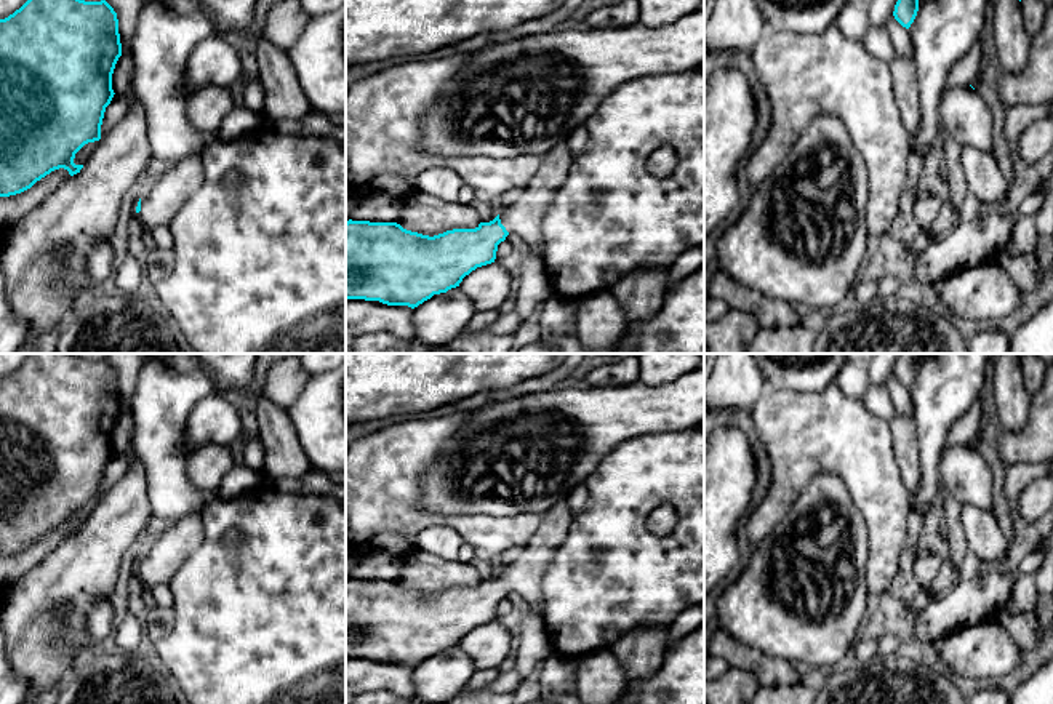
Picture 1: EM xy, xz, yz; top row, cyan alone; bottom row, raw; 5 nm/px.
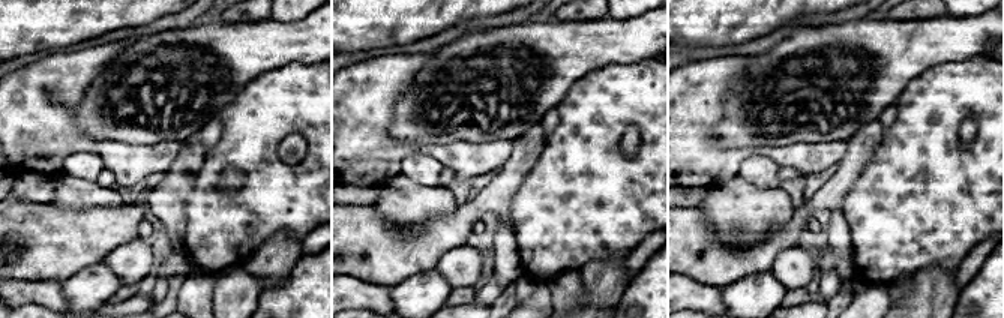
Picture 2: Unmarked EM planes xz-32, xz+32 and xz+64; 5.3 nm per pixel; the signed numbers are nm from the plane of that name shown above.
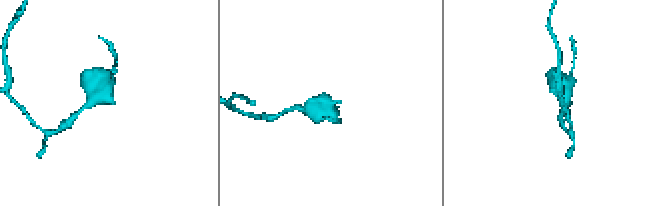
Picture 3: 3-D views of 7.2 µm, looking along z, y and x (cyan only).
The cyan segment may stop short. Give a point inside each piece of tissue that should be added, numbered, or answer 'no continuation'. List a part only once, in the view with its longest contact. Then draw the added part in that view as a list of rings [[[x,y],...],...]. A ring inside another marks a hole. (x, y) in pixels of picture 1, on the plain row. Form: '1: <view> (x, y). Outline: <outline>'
1: xz (524, 576). Outline: [[[567,499],[559,501],[541,515],[539,528],[522,549],[520,557],[498,571],[506,589],[517,592],[538,618],[543,618],[544,613],[543,576],[565,541],[571,523],[573,517]]]

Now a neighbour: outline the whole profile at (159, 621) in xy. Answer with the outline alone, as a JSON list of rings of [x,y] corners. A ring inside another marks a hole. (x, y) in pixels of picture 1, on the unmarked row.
[[[152,606],[147,608],[144,619],[144,640],[147,646],[166,637],[176,622],[176,616],[171,608]]]

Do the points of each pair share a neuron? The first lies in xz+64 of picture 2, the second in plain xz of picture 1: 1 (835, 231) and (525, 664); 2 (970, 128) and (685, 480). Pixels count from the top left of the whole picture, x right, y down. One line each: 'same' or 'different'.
1: same
2: different

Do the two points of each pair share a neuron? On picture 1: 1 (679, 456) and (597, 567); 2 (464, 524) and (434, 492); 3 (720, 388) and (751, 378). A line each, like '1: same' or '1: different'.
1: same
2: different
3: same

